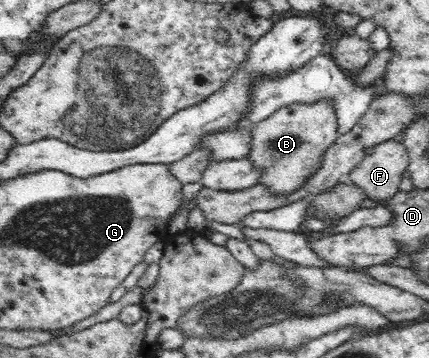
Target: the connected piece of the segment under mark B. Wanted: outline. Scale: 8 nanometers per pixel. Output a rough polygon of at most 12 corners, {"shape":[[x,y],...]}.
{"shape":[[333,101],[290,103],[257,122],[246,158],[285,198],[339,138]]}

